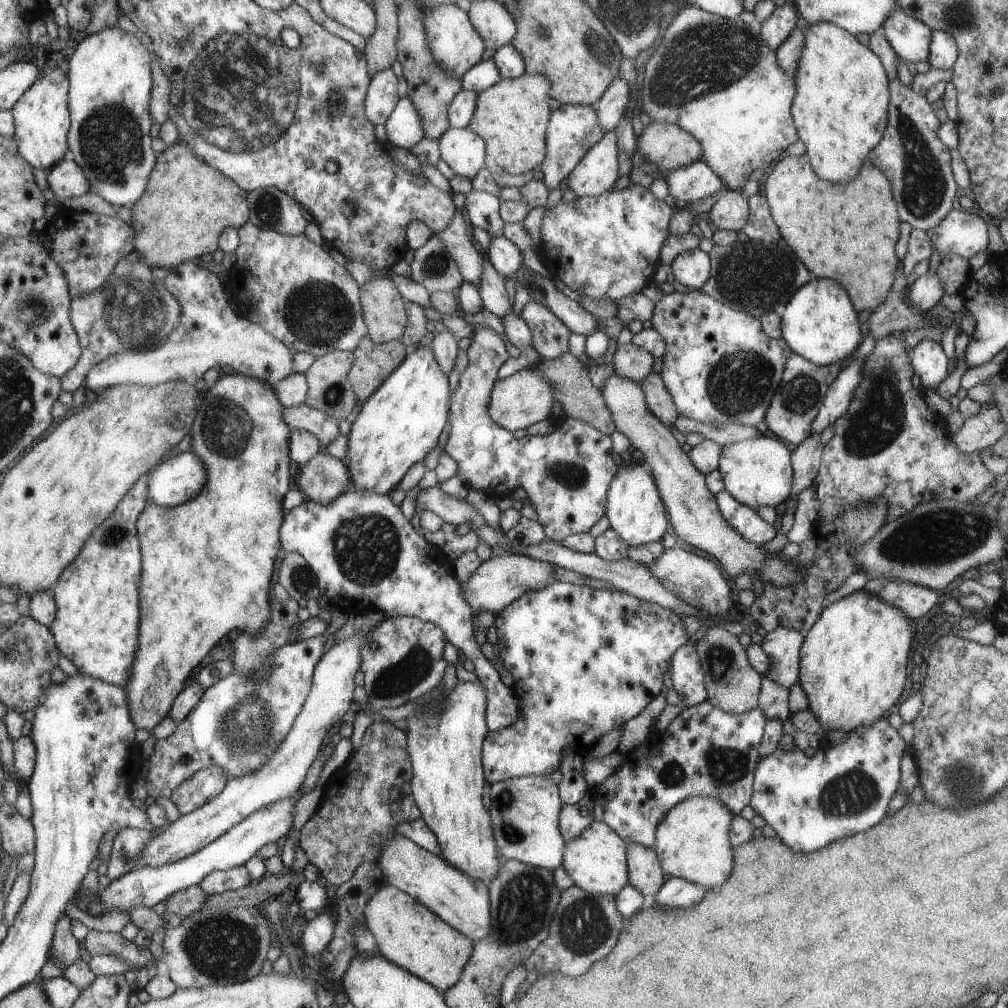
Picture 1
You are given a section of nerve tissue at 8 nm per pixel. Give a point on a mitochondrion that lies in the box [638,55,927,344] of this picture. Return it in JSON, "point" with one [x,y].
{"point":[760,274]}

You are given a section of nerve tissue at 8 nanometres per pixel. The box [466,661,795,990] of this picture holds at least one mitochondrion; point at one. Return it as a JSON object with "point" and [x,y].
{"point":[523,908]}

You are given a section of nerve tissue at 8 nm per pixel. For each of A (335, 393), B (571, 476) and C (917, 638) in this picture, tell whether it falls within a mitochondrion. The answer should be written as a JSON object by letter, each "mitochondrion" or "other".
{"A":"mitochondrion","B":"mitochondrion","C":"other"}

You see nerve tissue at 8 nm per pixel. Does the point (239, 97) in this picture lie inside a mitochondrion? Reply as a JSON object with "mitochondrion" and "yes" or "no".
{"mitochondrion":"yes"}

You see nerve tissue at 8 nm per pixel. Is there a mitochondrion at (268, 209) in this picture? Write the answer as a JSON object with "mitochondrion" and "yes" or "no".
{"mitochondrion":"yes"}

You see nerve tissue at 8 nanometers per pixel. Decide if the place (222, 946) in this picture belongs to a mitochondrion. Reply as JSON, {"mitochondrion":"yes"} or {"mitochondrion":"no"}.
{"mitochondrion":"yes"}

